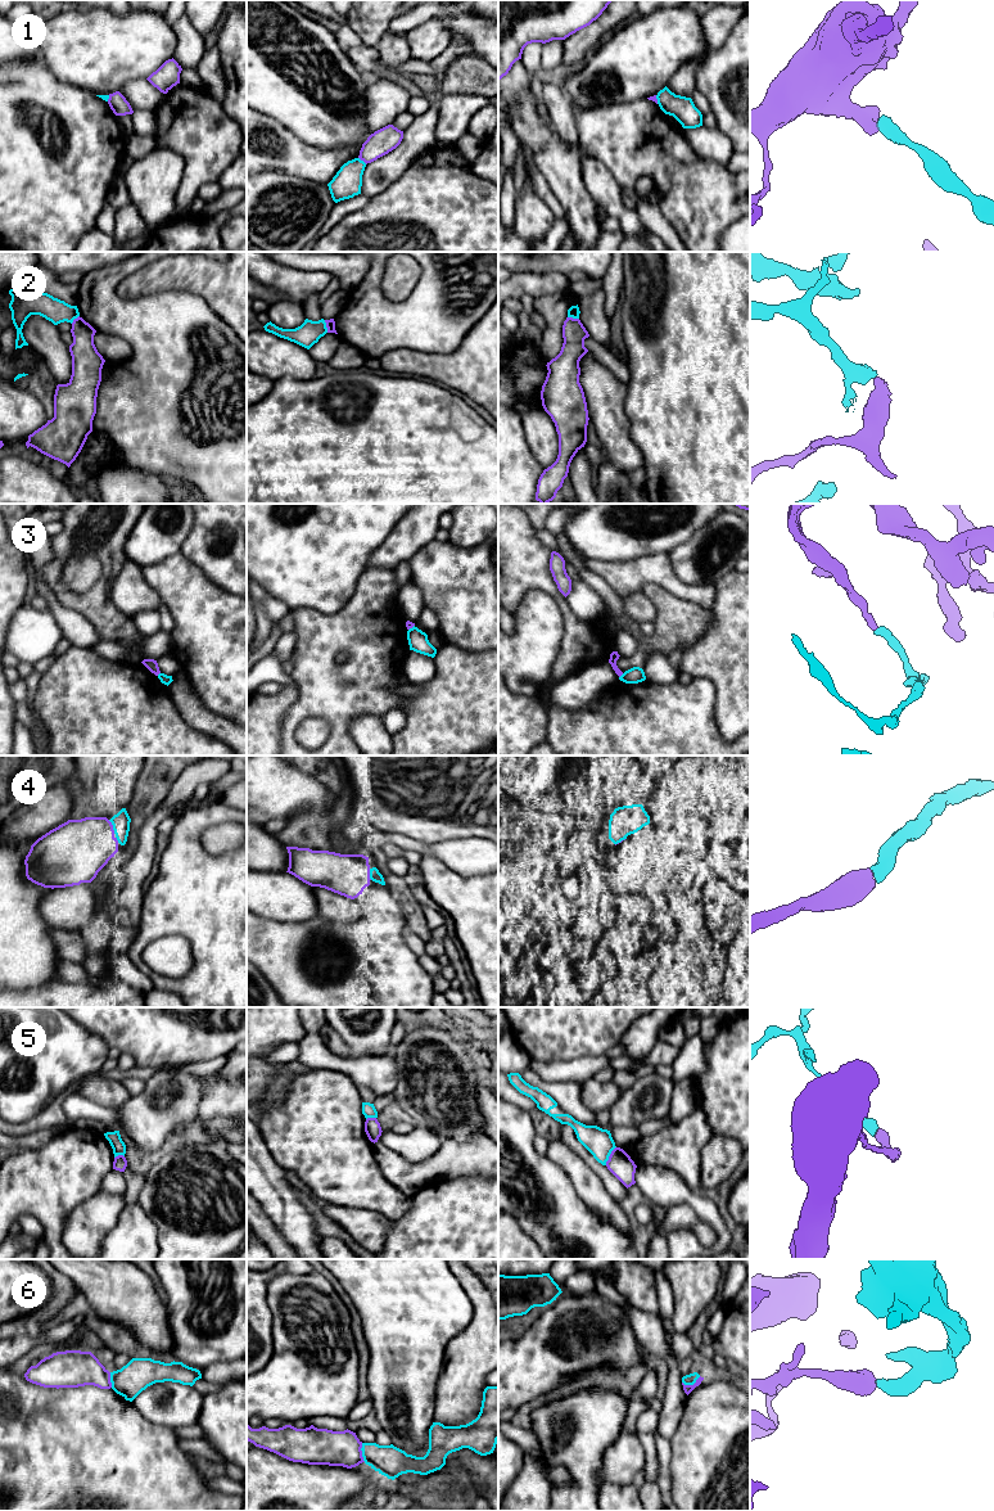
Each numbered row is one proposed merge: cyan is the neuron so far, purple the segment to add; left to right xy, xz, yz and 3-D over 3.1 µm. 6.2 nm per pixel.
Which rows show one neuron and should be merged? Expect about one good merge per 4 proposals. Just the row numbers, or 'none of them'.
4

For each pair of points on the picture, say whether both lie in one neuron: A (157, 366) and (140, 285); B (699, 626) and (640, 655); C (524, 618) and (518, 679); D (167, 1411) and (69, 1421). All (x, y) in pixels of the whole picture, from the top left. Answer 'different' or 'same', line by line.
A: different
B: same
C: same
D: different

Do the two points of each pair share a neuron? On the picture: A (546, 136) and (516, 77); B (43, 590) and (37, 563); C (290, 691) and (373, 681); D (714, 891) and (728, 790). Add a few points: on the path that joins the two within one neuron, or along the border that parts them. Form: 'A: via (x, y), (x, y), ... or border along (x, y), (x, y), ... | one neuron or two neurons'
A: via (532, 122), (523, 113), (516, 91) | one neuron
B: via (41, 583), (37, 569) | one neuron
C: border along (296, 684), (298, 698), (284, 717) | two neurons
D: border along (700, 888), (710, 880), (723, 880), (736, 894) | two neurons

